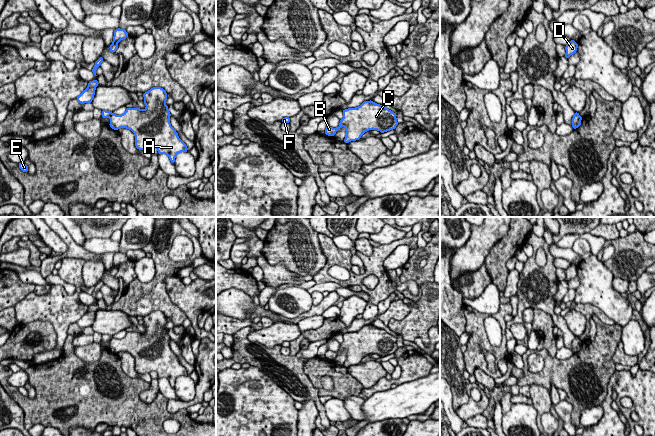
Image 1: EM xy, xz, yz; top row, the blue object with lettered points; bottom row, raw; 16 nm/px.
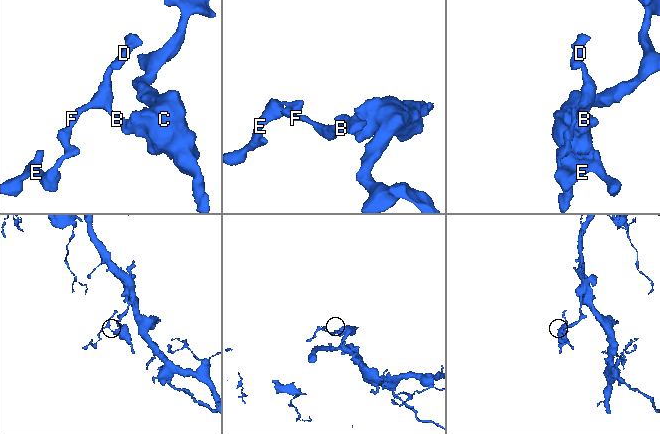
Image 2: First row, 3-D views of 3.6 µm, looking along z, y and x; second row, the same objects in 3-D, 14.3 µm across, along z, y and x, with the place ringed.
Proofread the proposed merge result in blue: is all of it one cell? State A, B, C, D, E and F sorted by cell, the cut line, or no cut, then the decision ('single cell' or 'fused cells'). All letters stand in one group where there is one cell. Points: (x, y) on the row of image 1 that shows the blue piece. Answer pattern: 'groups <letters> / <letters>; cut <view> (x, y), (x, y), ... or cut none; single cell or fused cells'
groups A C / B D E F; cut xy (112, 113), (109, 116); fused cells

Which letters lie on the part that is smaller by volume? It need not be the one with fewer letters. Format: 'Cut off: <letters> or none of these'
Cut off: B, D, E, F

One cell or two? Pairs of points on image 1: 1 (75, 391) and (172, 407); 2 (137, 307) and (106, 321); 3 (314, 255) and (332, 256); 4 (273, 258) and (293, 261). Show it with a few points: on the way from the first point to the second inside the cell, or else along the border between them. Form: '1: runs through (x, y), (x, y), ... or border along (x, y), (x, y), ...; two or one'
1: border along (167, 399), (167, 409), (170, 412), (185, 409); two
2: border along (111, 309), (123, 311), (128, 316); two
3: border along (318, 233), (325, 264), (312, 276); two
4: runs through (278, 258), (288, 258); one

